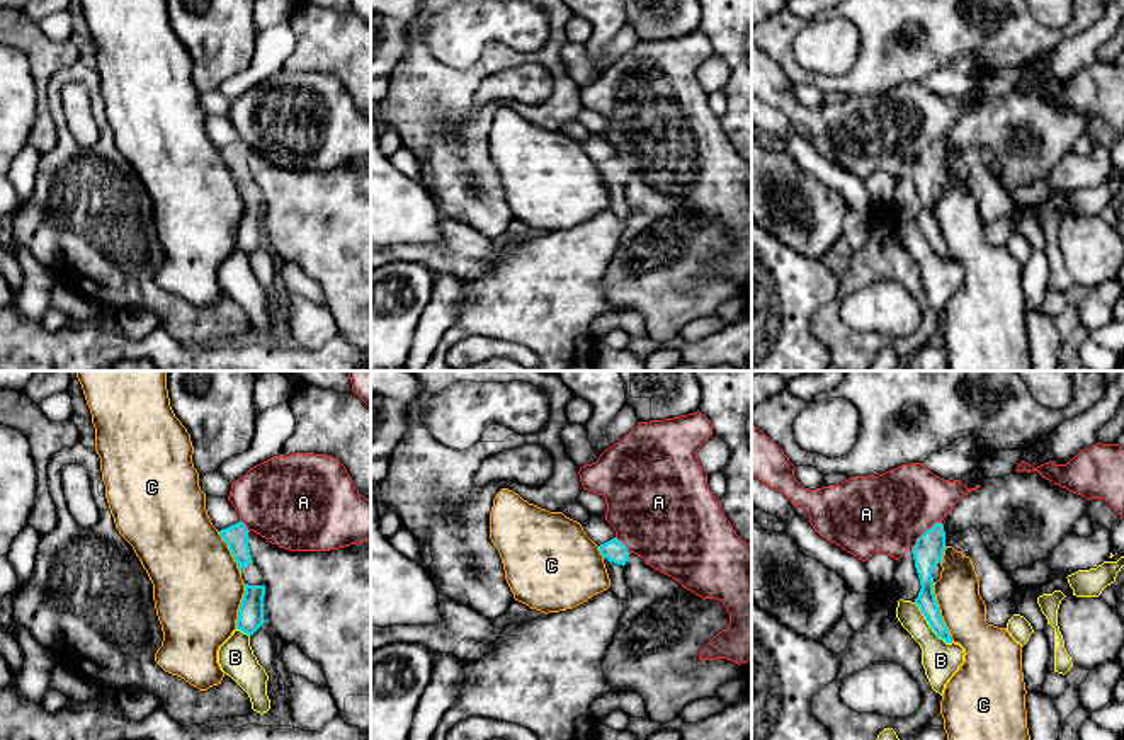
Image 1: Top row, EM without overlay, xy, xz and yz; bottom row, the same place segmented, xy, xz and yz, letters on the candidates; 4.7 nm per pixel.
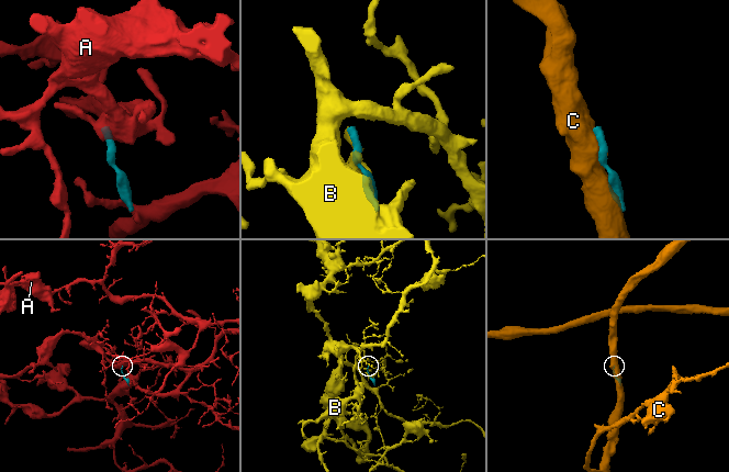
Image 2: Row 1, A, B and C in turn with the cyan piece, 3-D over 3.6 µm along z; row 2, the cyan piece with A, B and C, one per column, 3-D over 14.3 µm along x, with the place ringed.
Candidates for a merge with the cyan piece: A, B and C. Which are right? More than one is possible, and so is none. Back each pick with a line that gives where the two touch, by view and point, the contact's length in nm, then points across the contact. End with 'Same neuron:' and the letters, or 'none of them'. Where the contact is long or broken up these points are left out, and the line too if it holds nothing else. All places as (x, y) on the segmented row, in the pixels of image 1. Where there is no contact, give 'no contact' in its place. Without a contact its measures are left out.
Same neuron: none of them

